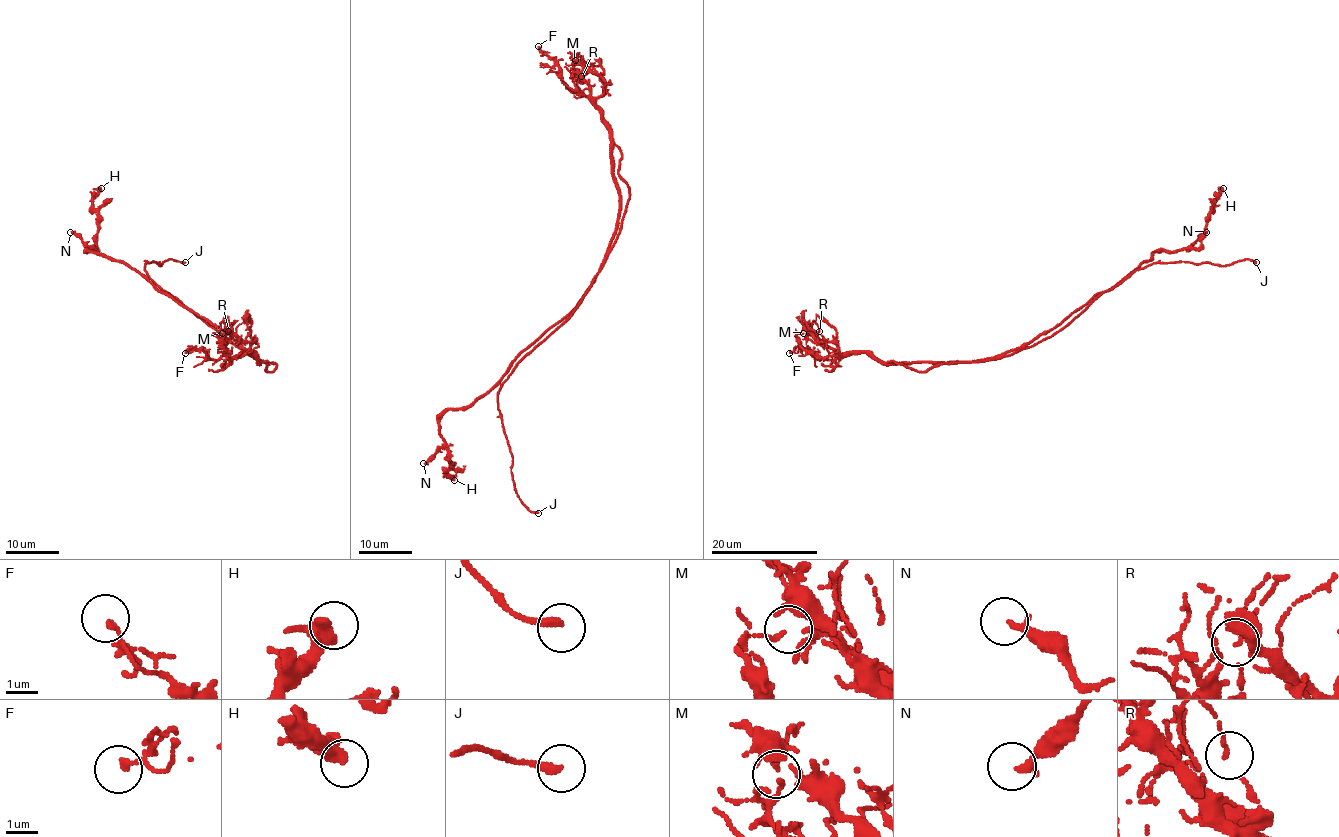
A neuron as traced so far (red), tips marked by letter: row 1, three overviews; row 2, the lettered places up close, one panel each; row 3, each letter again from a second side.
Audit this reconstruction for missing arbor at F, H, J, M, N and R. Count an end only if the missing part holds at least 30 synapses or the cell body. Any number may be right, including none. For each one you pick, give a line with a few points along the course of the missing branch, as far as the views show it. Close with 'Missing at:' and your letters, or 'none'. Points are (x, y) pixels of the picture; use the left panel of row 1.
J: course (185, 262), (201, 269), (227, 273), (232, 270), (230, 262)
Missing at: J

